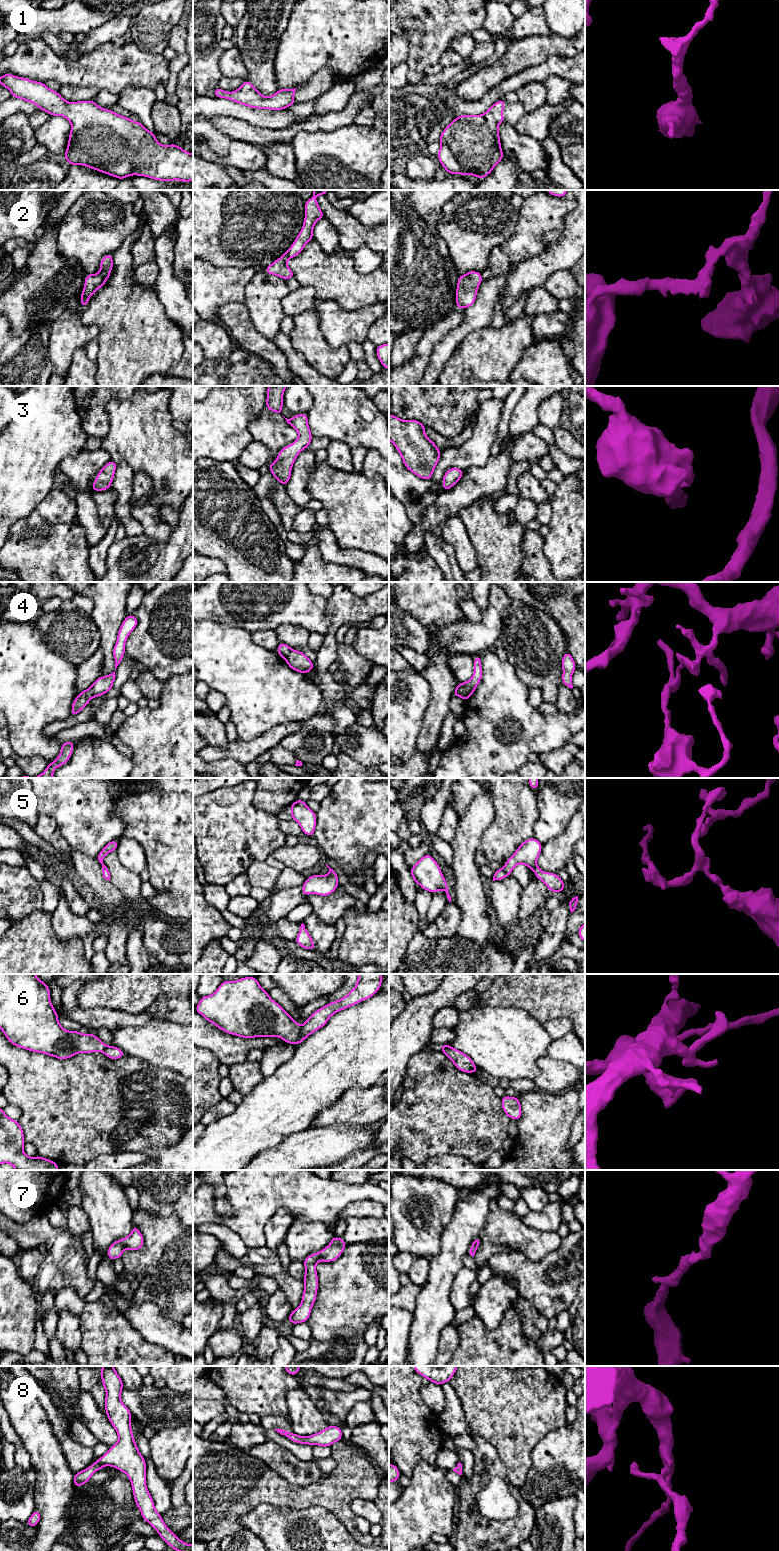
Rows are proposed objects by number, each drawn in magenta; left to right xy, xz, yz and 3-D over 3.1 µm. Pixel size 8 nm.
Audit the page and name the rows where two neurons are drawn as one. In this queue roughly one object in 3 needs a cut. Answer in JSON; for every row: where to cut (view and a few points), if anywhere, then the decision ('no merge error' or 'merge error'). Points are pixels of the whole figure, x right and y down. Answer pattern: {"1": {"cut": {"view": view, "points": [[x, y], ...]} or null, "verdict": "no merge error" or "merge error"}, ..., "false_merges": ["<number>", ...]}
{"1": {"cut": null, "verdict": "no merge error"}, "2": {"cut": null, "verdict": "no merge error"}, "3": {"cut": null, "verdict": "no merge error"}, "4": {"cut": {"view": "xy", "points": [[90, 687], [93, 696]]}, "verdict": "merge error"}, "5": {"cut": null, "verdict": "no merge error"}, "6": {"cut": {"view": "xz", "points": [[302, 1025], [299, 1037], [294, 1043]]}, "verdict": "merge error"}, "7": {"cut": null, "verdict": "no merge error"}, "8": {"cut": null, "verdict": "no merge error"}, "false_merges": ["4", "6"]}

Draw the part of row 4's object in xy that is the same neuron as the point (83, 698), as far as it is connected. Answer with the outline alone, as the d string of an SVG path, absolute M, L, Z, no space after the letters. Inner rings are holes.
M88 688L80 692L73 700L71 707L71 716L76 716L82 709L86 707L89 701L93 698L93 692L91 688Z

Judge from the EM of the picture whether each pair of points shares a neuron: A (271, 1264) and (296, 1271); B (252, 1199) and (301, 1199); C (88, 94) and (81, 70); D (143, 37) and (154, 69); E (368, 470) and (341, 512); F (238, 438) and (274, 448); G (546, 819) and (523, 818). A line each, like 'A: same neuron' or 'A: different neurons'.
A: different neurons
B: same neuron
C: different neurons
D: different neurons
E: different neurons
F: different neurons
G: different neurons

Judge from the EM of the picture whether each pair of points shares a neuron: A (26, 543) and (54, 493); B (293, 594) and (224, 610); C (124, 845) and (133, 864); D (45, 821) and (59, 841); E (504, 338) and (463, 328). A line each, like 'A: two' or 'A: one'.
A: two
B: one
C: one
D: one
E: two

